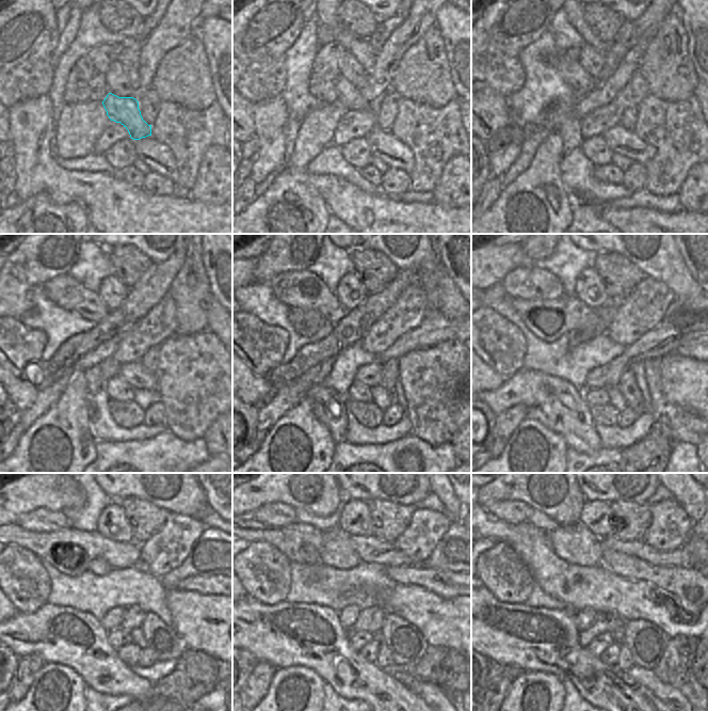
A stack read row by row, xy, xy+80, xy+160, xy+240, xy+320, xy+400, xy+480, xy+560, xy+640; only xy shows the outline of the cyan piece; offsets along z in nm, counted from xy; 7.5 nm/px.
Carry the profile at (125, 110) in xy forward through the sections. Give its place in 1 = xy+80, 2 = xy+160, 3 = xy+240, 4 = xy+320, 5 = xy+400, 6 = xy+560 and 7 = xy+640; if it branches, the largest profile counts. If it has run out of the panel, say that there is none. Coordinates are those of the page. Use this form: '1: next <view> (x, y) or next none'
1: next xy+80 (349, 96)
2: next xy+160 (570, 72)
3: next xy+240 (63, 290)
4: next xy+320 (301, 289)
5: next xy+400 (525, 283)
6: next xy+560 (277, 515)
7: next xy+640 (511, 511)

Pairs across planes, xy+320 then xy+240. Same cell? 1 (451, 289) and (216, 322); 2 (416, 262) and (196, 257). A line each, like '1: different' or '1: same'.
1: same
2: different

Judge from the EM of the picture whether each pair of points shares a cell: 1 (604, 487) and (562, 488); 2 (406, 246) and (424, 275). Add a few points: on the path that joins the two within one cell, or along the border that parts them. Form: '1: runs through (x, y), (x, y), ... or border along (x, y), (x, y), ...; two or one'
1: border along (577, 484), (586, 500); two
2: border along (439, 259), (435, 269), (415, 271); two

